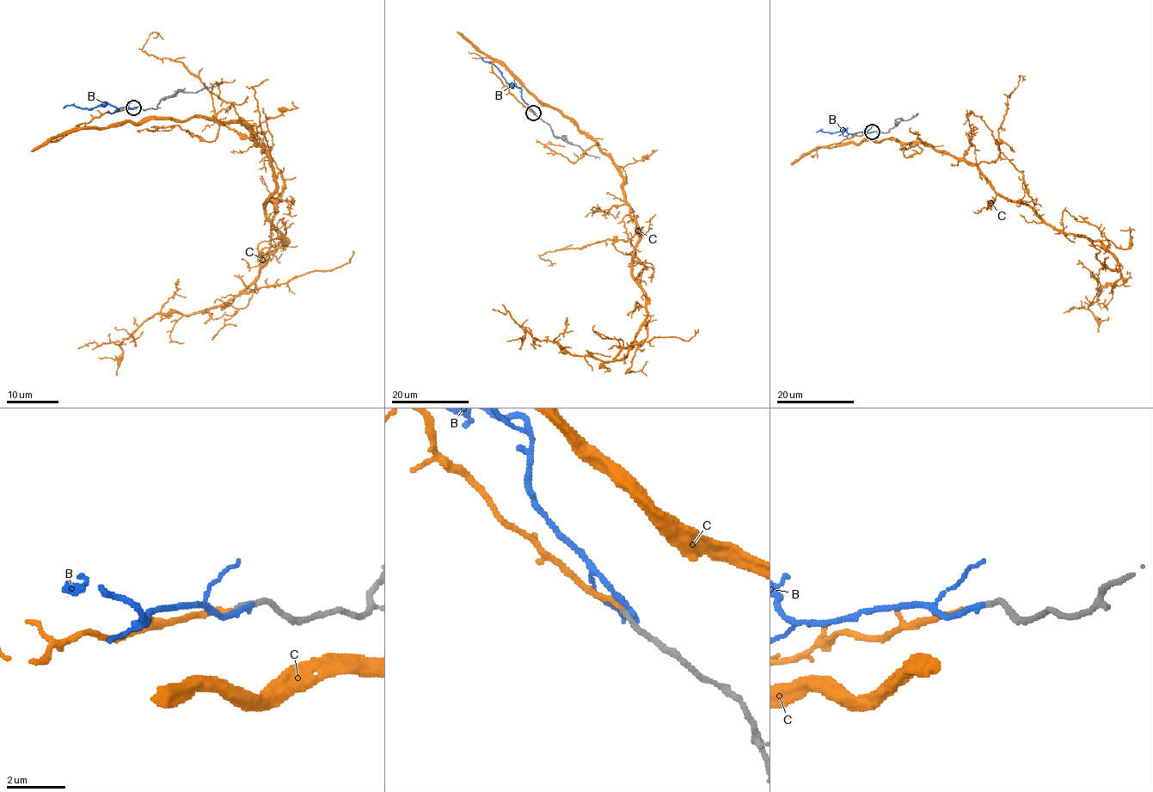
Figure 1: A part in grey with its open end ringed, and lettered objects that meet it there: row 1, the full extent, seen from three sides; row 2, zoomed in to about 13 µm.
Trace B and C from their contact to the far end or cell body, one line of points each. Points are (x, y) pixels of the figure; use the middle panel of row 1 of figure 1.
B: (535, 113), (522, 99), (521, 89), (510, 85), (494, 65), (481, 57)
C: (533, 112), (494, 62), (584, 131), (622, 177), (647, 322), (625, 357), (603, 361), (536, 340), (492, 308)

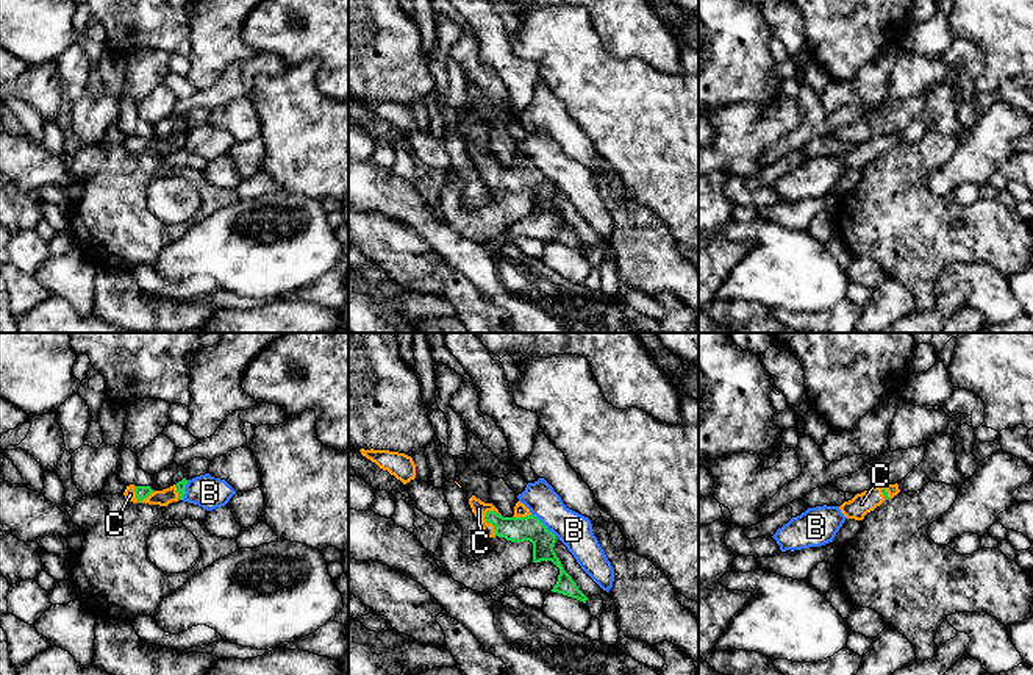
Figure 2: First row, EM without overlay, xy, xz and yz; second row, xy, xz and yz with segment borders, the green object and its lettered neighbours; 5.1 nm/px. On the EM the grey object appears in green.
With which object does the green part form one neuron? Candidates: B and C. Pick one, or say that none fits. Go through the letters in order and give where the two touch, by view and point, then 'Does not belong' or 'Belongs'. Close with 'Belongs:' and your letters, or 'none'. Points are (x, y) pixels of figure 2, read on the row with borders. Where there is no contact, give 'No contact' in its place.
B: Touches green at xz (544, 525). Does not belong
C: Touches green at xz (489, 522). Belongs
Belongs: C

